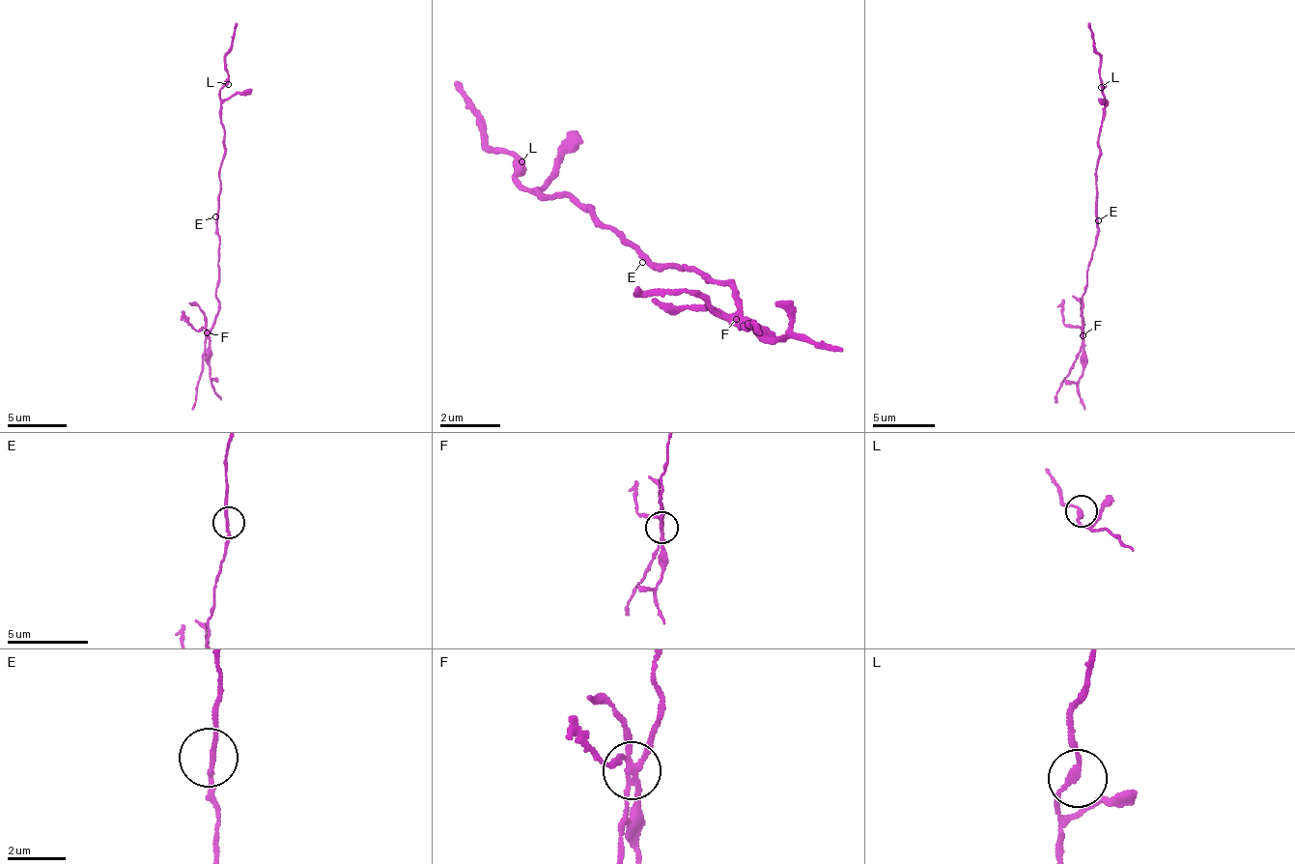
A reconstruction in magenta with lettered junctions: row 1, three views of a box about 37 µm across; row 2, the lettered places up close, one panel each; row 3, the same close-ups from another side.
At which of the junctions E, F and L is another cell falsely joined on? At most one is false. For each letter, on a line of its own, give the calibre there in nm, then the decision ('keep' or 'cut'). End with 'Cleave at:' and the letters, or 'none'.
E: 150 nm thick; keep
F: 200 nm thick; cut
L: 220 nm thick; keep
Cleave at: F

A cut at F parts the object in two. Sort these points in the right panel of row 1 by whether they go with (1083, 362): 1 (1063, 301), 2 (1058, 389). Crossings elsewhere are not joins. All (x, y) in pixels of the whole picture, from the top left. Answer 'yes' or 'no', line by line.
1: no
2: no

